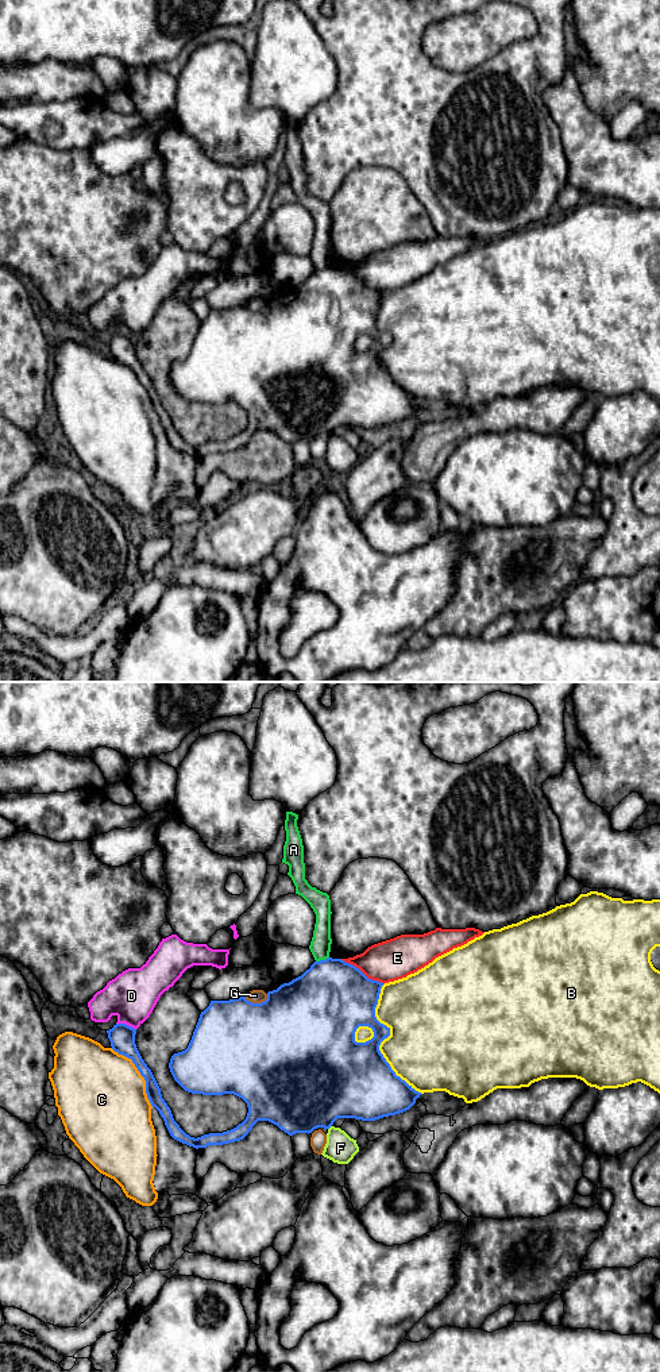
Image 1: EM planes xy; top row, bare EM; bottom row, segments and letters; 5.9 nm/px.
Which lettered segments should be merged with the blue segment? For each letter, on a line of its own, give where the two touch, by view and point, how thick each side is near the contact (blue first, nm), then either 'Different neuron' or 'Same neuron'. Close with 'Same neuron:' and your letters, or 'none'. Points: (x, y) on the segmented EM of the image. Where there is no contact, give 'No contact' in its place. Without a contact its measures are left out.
A: Touches blue at xy (321, 960). Thickness 460 nm (blue) against 130 nm. Different neuron
B: Touches blue at xy (382, 1040). Thickness 360 nm (blue) against 440 nm. Different neuron
C: Touches blue at xy (141, 1074). Thickness 150 nm (blue) against 500 nm. Different neuron
D: Touches blue at xy (124, 1024). Thickness 150 nm (blue) against 300 nm. Different neuron
E: Touches blue at xy (361, 971). Thickness 460 nm (blue) against 240 nm. Different neuron
F: Touches blue at xy (330, 1126). Thickness 460 nm (blue) against 180 nm. Different neuron
G: Touches blue at xy (257, 1004). Thickness 500 nm (blue) against 80 nm. Different neuron
Same neuron: none

